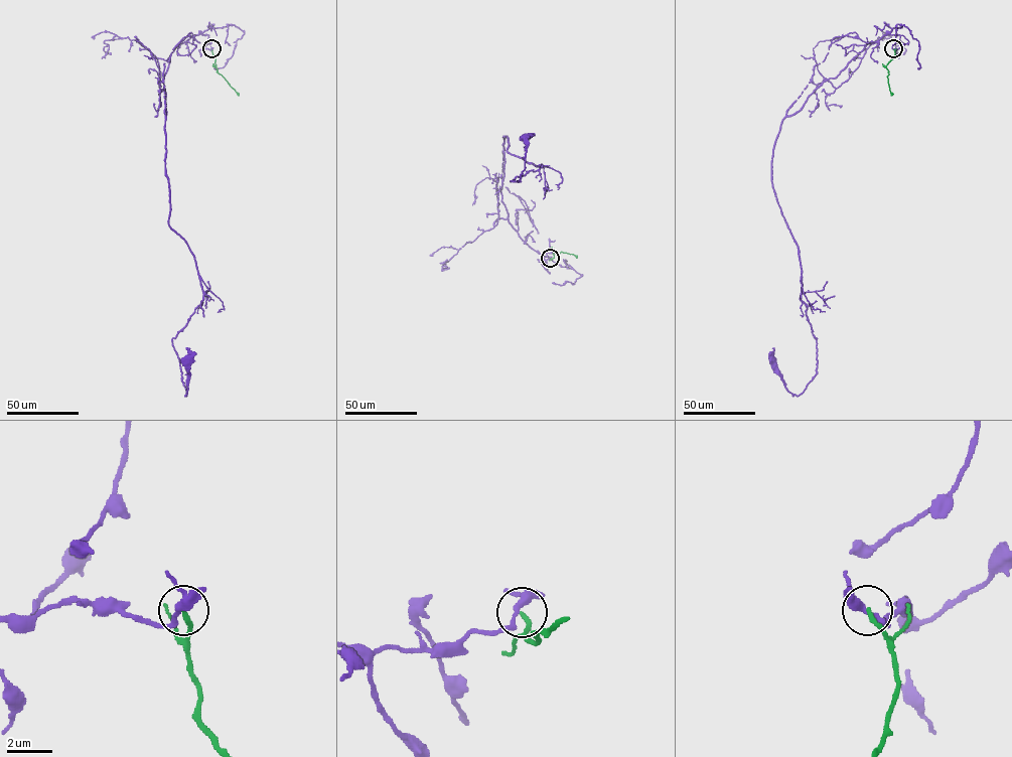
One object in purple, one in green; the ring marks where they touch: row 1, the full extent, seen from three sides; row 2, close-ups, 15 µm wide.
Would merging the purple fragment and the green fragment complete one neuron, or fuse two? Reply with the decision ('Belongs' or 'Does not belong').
Does not belong

